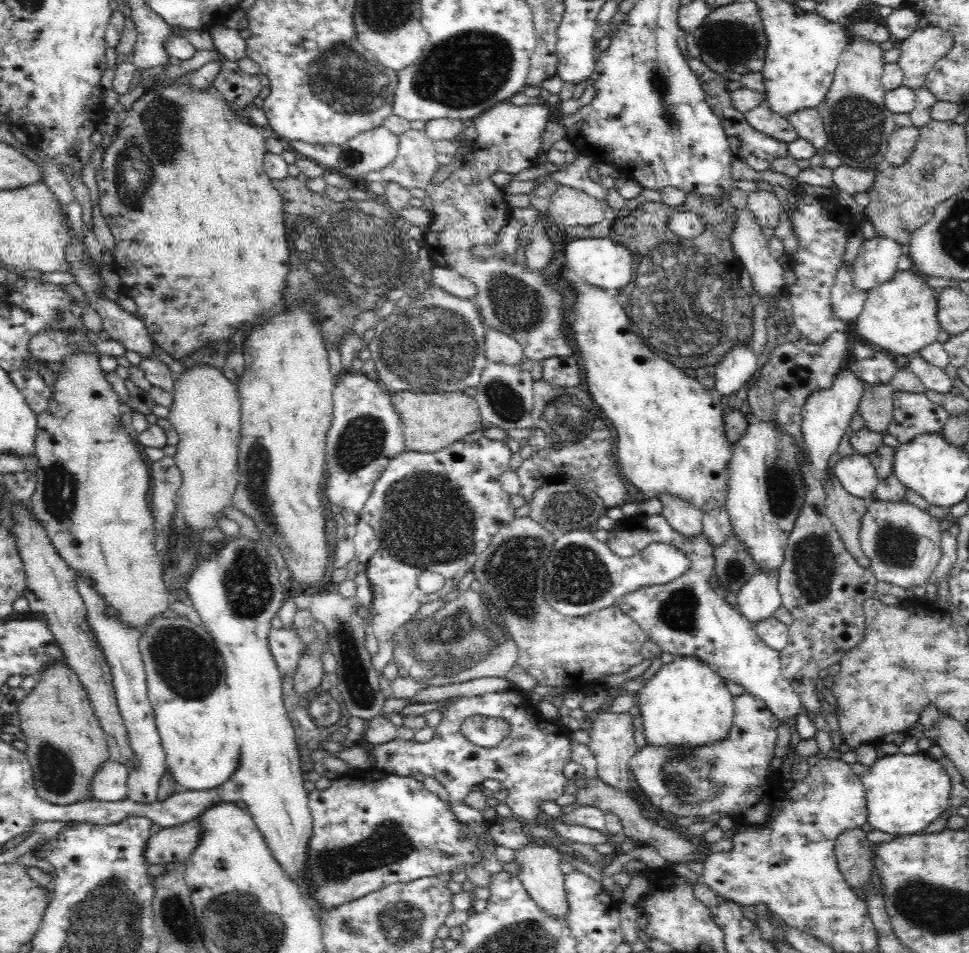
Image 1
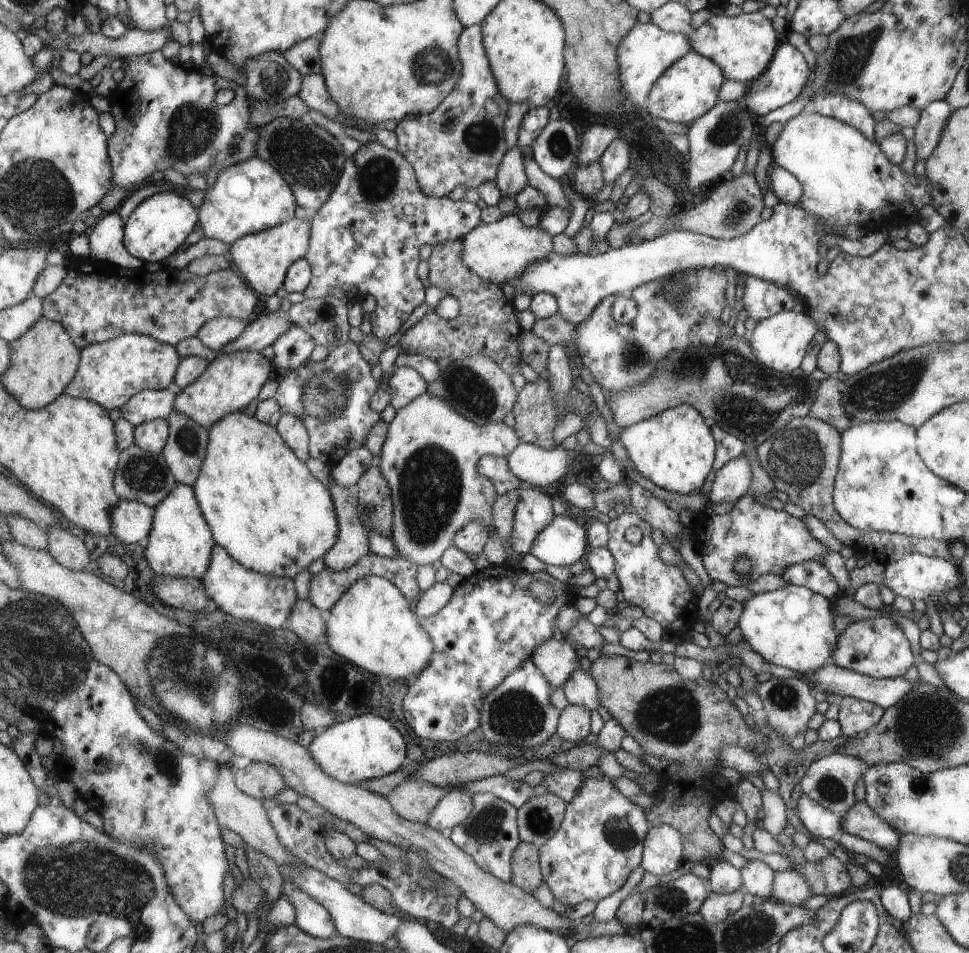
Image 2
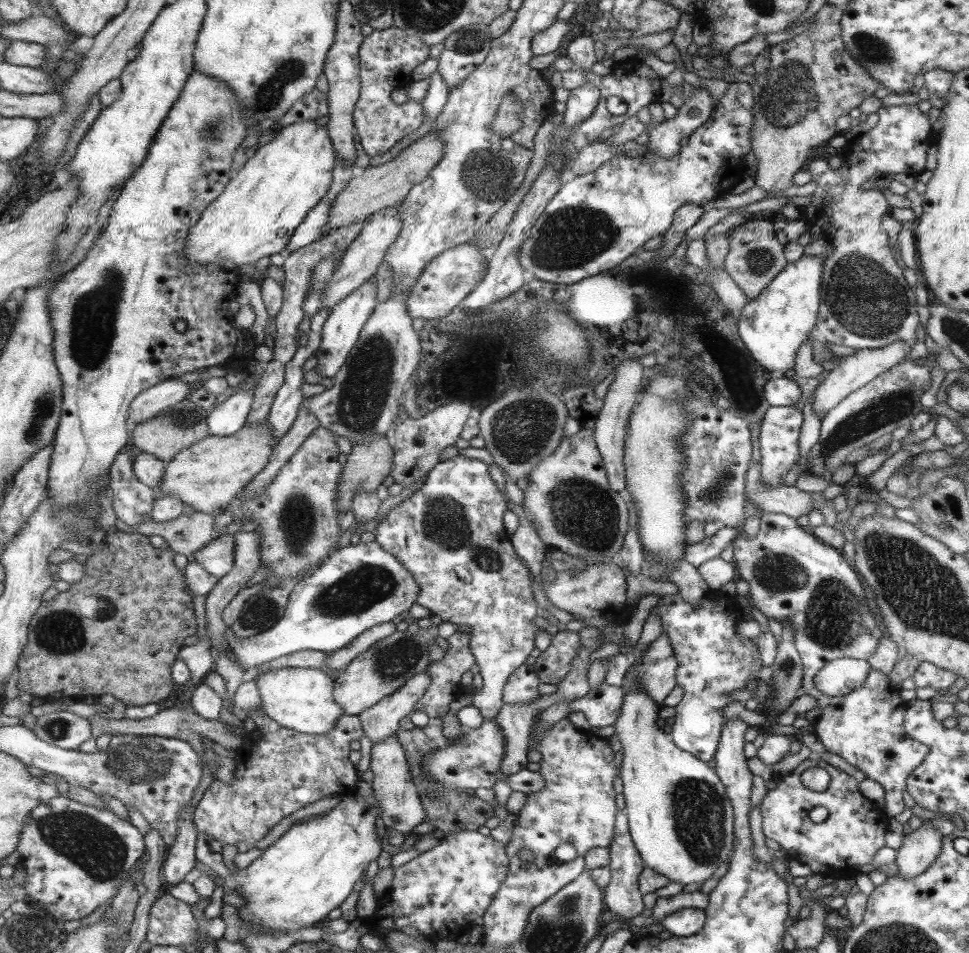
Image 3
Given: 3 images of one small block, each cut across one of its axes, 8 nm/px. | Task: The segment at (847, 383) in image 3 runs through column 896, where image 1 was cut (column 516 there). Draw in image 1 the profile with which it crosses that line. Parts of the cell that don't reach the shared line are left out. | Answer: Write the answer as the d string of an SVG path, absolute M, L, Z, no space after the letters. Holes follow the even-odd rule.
M485 325L485 355L488 361L518 365L524 357L523 349L504 332L496 332L492 327Z

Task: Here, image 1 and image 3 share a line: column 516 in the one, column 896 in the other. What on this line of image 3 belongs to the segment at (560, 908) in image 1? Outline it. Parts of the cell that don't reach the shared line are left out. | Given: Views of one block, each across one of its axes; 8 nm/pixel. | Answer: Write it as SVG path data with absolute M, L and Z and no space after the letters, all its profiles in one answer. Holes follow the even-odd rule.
M928 821L922 822L922 826L914 832L907 830L902 845L895 853L896 876L910 880L928 871L941 854L942 845L943 836L936 833Z

